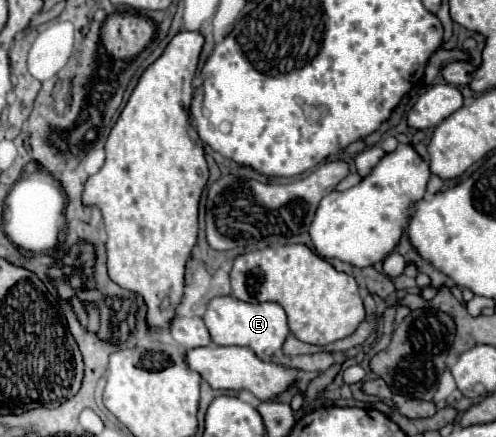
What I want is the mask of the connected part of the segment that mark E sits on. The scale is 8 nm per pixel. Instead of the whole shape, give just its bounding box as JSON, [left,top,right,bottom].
[204,296,290,360]

